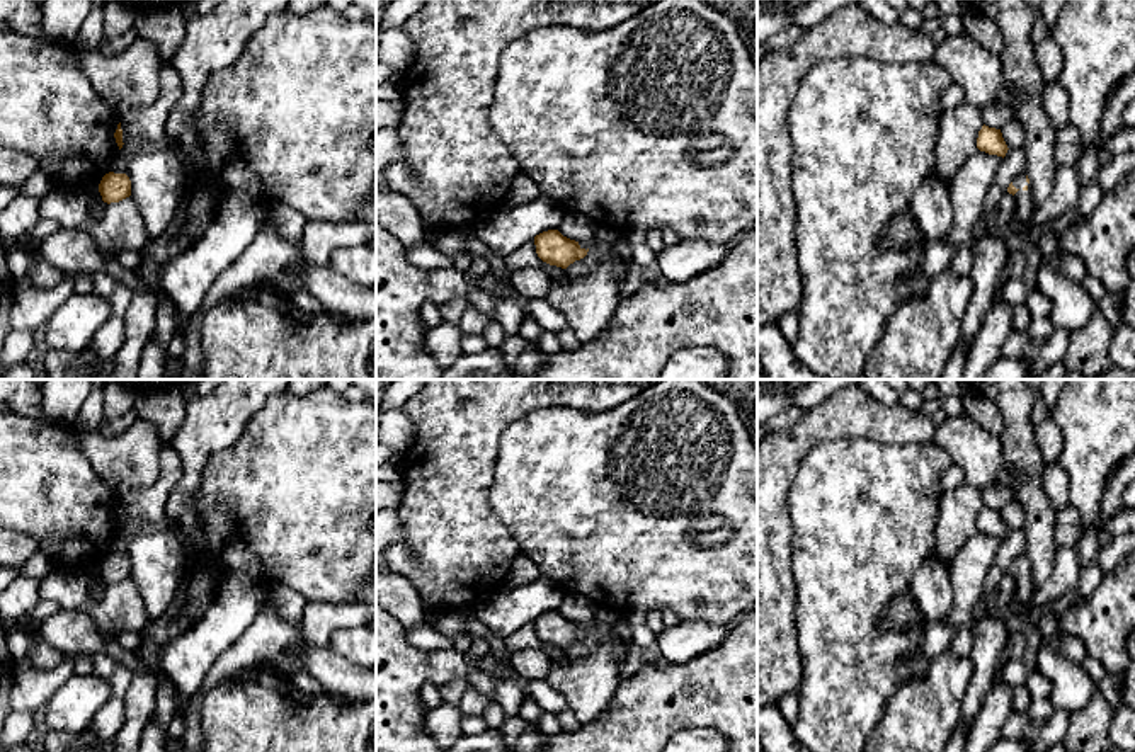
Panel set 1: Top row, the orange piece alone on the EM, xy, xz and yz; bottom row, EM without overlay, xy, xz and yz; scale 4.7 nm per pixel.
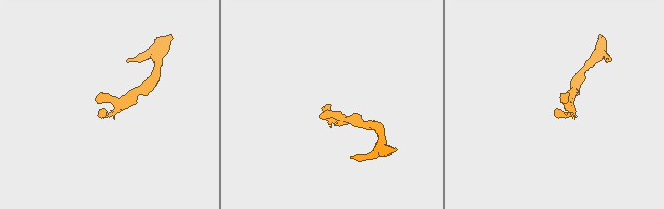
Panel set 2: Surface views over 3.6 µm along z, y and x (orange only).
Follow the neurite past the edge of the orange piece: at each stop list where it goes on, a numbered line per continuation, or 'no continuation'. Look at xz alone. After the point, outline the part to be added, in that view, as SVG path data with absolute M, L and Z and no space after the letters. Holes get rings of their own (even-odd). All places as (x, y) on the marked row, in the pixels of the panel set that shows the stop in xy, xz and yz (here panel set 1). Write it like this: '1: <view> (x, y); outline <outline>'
no continuation

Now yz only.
1: yz (1023, 198); outline M1018 175L1012 180L1012 185L1018 189L1014 194L1016 197L1016 213L1011 219L1018 219L1021 223L1026 223L1031 211L1033 211L1033 199L1029 194L1029 184L1026 182L1026 175Z

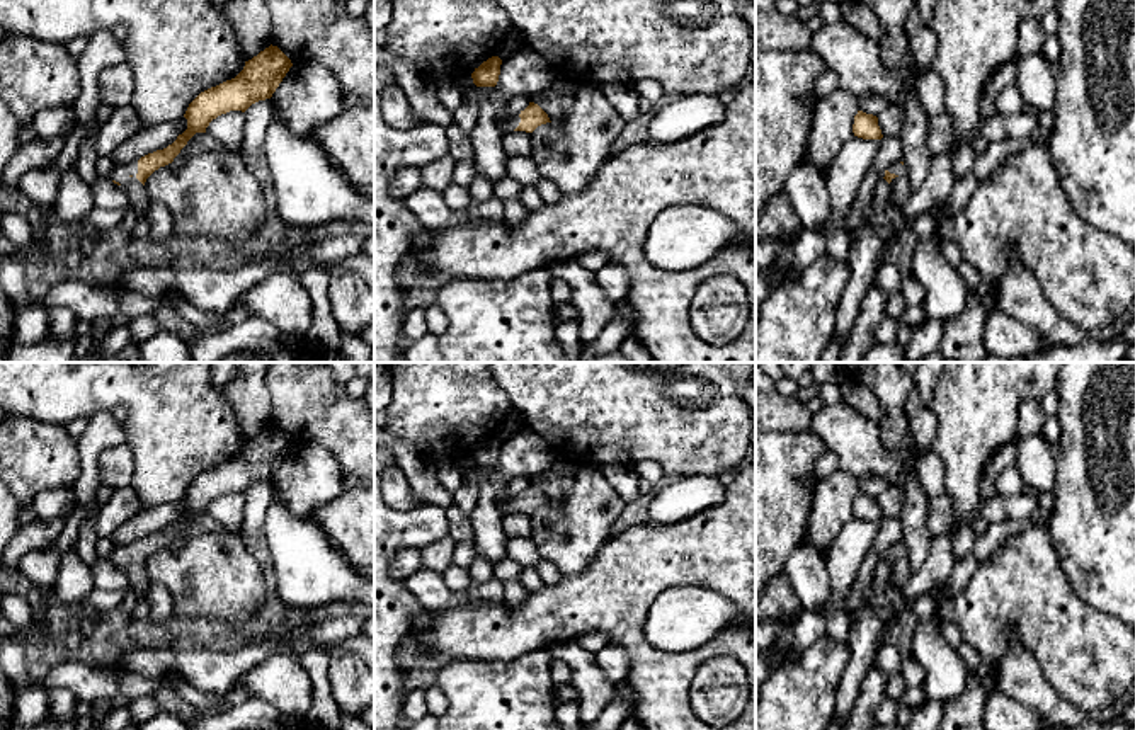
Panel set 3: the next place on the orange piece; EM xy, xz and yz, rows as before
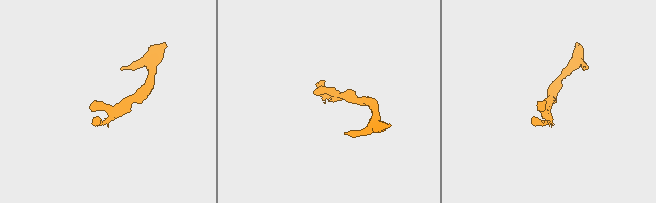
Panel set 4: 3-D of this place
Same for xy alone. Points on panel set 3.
1: xy (121, 172); outline M138 162L133 163L117 163L109 175L109 180L116 180L128 192L131 206L141 214L148 213L148 197L145 185L136 179Z

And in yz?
1: yz (901, 188); outline M898 162L890 165L887 170L897 175L895 179L892 179L890 185L893 189L895 204L900 206L910 192L907 168Z

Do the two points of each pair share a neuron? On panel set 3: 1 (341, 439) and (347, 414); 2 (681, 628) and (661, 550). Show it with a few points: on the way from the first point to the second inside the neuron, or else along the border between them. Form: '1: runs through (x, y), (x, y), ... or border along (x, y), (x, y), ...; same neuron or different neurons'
1: runs through (347, 433), (347, 421); same neuron
2: border along (710, 587), (671, 586), (654, 601), (645, 618); different neurons

